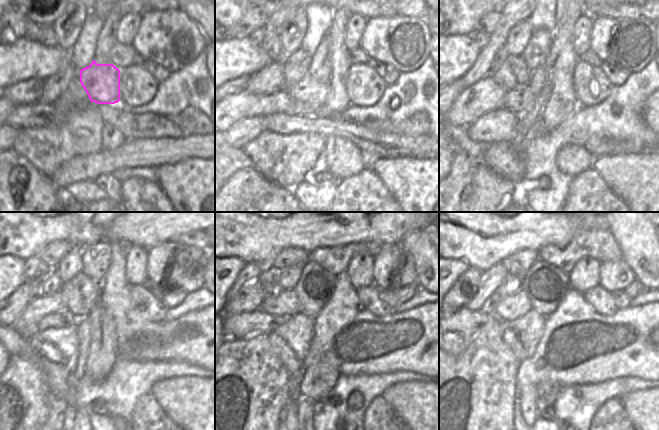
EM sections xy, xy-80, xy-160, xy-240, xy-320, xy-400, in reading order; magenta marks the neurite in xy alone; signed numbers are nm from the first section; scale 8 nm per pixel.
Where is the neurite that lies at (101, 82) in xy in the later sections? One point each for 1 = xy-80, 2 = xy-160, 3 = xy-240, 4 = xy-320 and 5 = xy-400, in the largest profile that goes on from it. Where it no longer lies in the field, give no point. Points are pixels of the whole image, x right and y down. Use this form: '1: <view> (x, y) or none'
1: xy-80 (309, 91)
2: xy-160 (518, 101)
3: xy-240 (63, 319)
4: xy-320 (239, 326)
5: xy-400 (459, 328)

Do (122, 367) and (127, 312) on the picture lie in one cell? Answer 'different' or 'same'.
different

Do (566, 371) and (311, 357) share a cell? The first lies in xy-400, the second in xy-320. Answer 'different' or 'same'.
same

